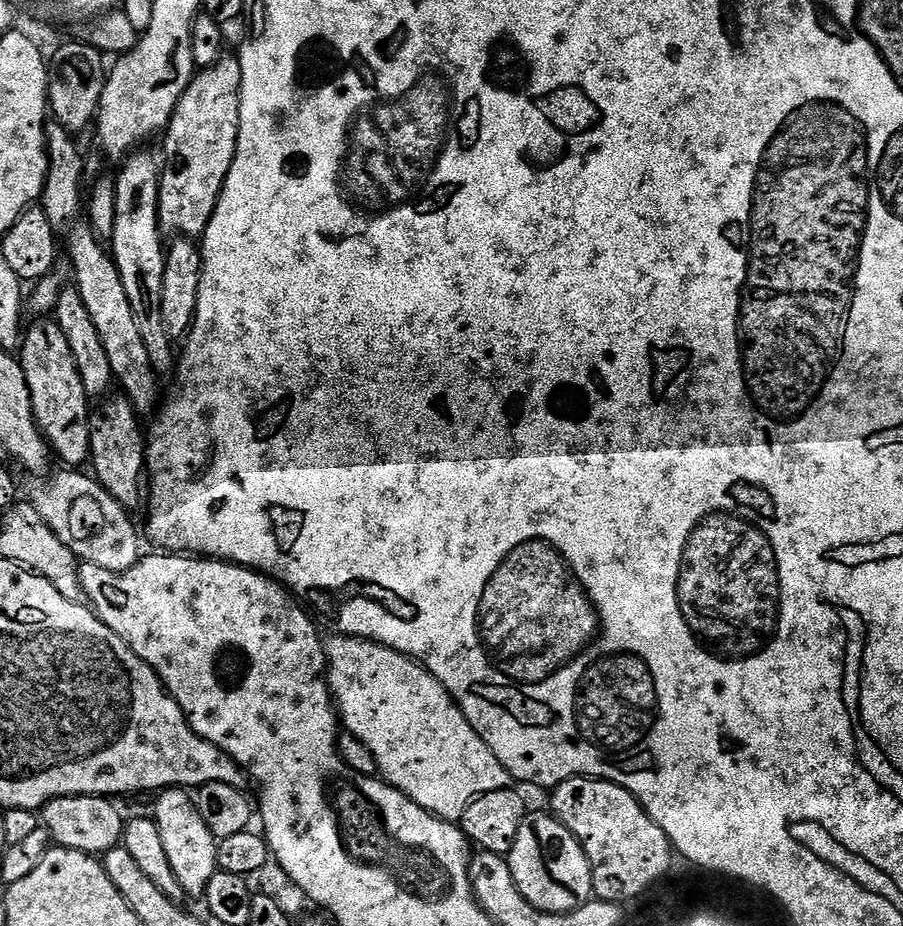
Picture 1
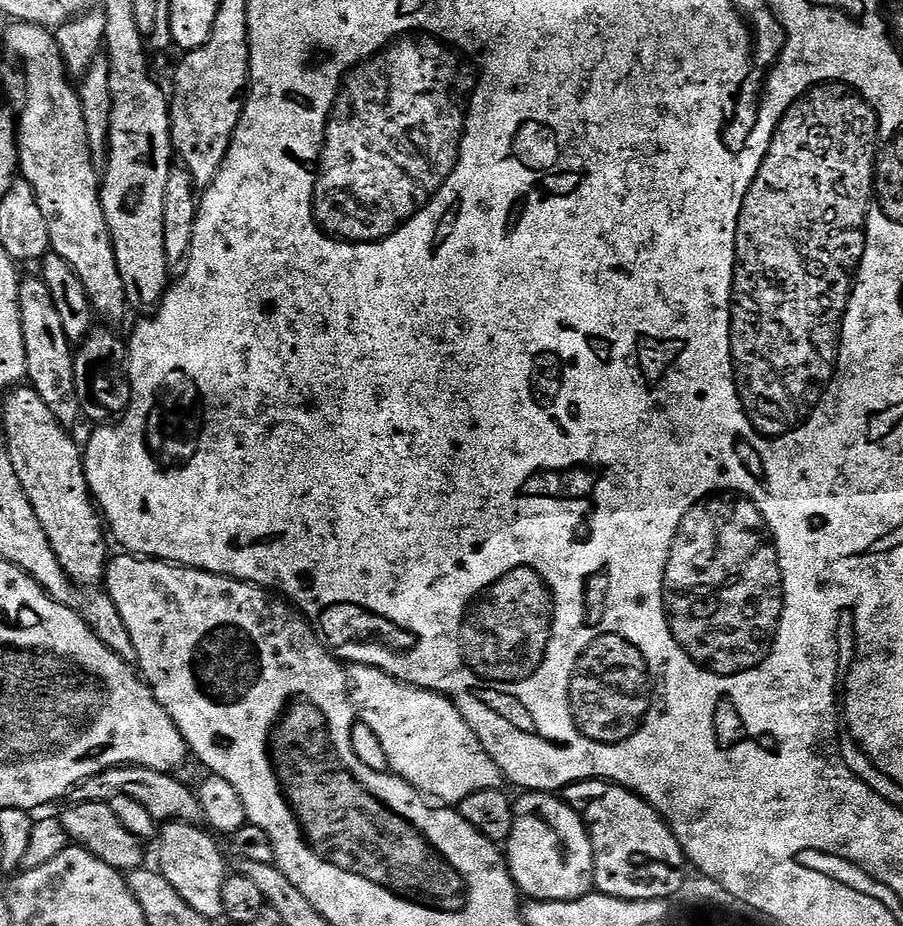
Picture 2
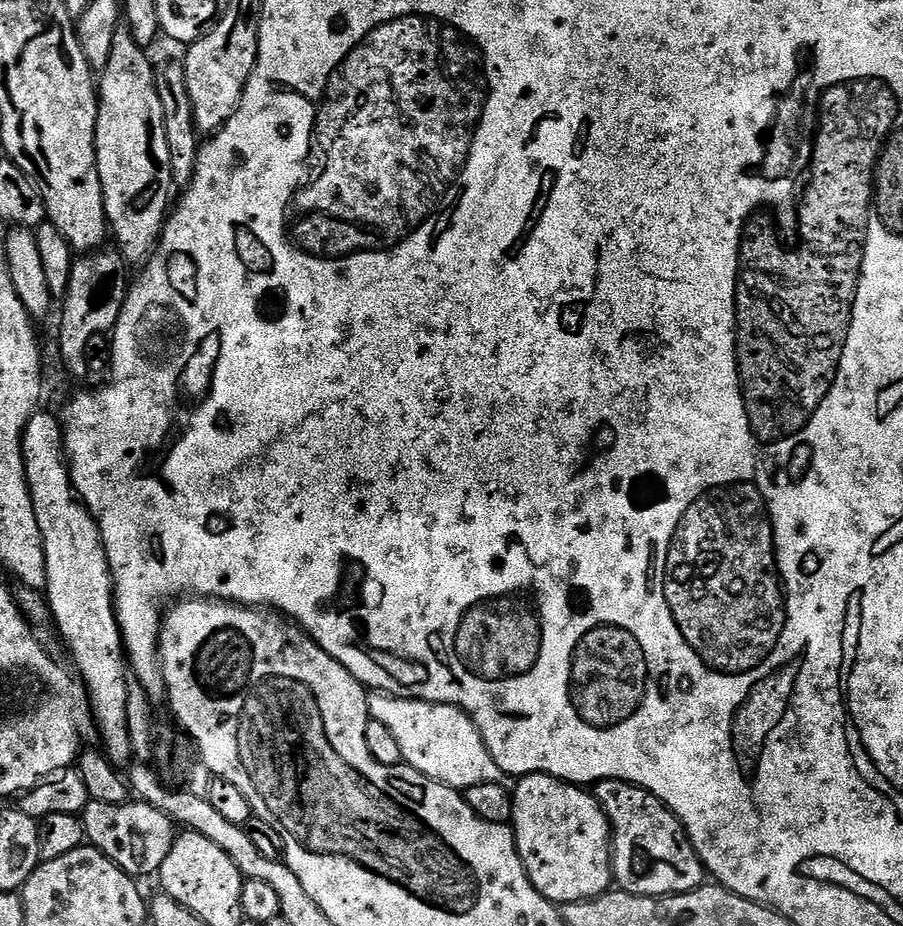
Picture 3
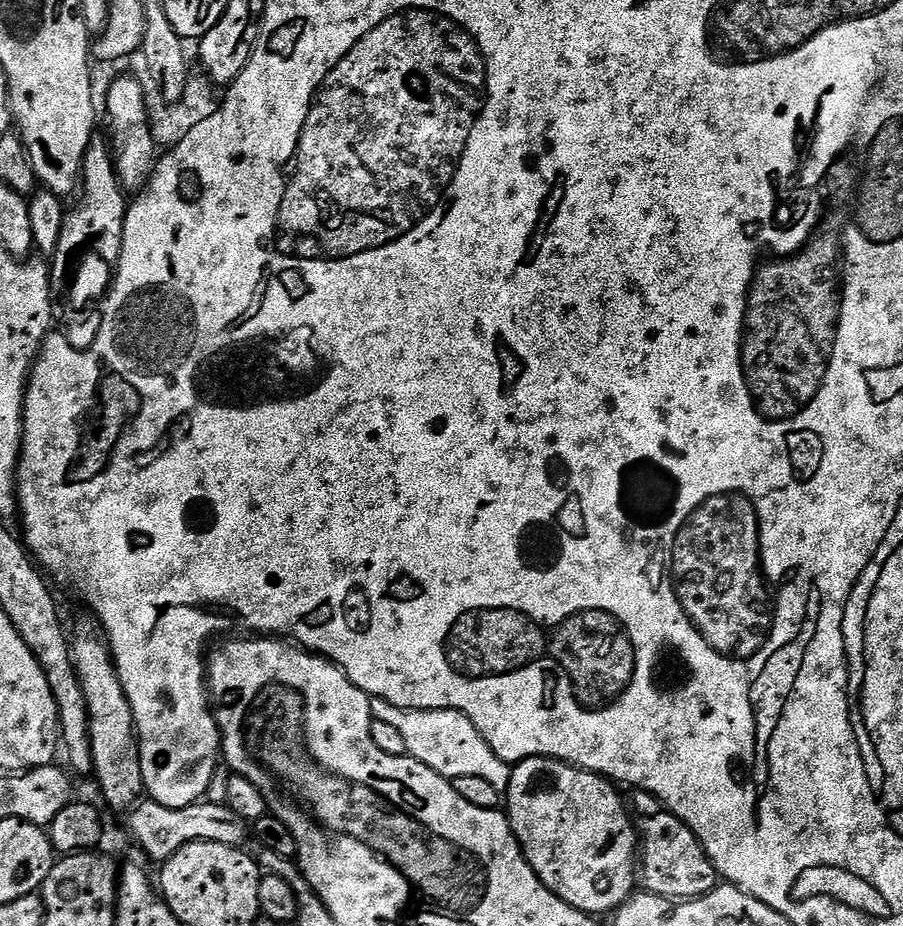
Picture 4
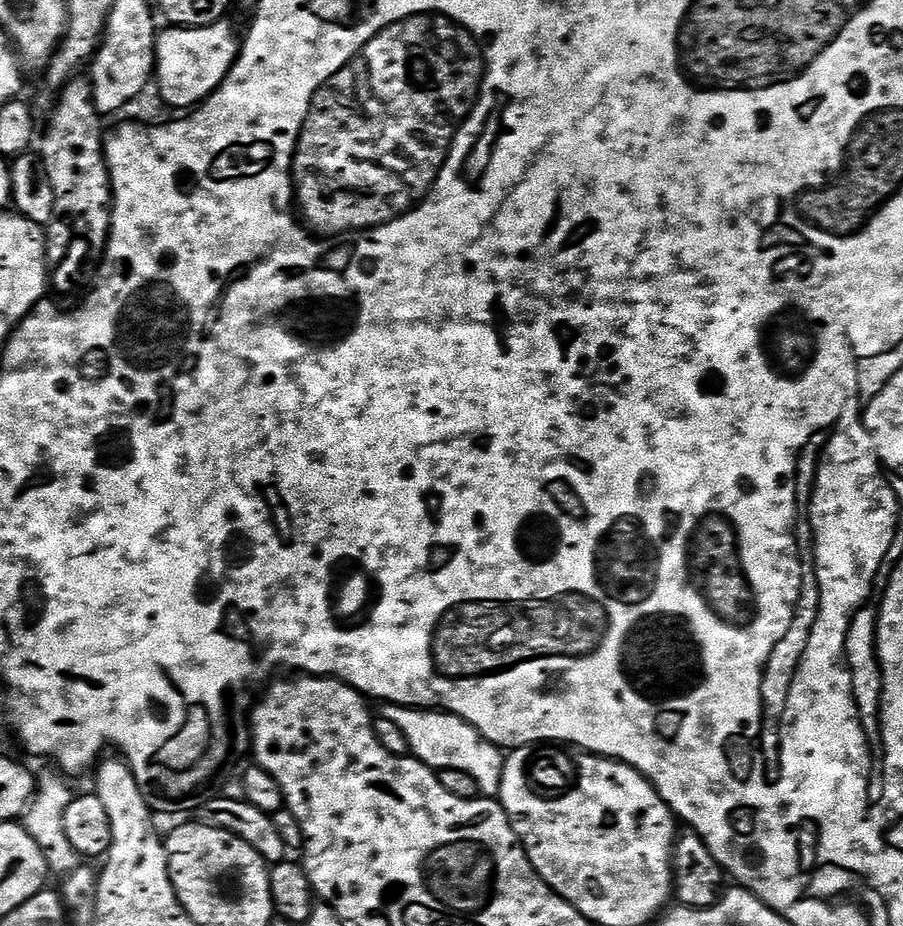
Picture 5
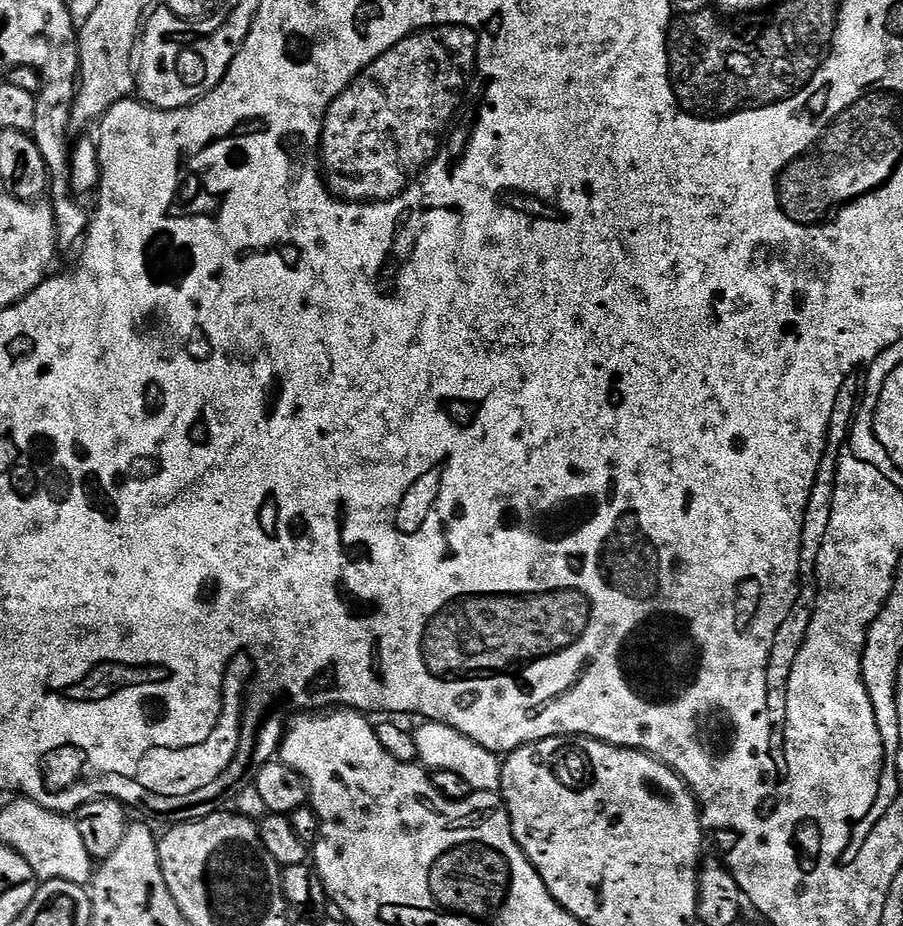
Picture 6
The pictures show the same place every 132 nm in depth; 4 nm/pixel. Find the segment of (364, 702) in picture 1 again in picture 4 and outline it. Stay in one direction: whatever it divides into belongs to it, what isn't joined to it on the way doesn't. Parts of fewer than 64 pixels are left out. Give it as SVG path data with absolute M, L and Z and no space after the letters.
M372 700L373 717L382 722L390 722L402 734L406 742L409 756L418 762L430 766L440 776L454 781L458 778L467 778L474 774L478 778L486 778L494 790L501 794L507 793L512 777L512 768L482 738L482 734L461 712L449 712L446 708L437 708L430 712L423 712L417 708L395 708L385 700Z

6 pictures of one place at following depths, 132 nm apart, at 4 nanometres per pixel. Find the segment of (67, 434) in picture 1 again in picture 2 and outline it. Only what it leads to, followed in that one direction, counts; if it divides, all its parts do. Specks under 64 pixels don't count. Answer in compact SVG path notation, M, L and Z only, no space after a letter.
M25 275L20 282L20 317L22 318L22 338L26 342L26 366L28 367L27 383L38 394L42 394L42 402L50 406L50 414L58 418L65 426L72 426L76 419L81 419L82 409L76 379L74 378L74 344L66 338L66 326L62 326L62 318L54 306L54 298L50 298L50 286L39 275Z

